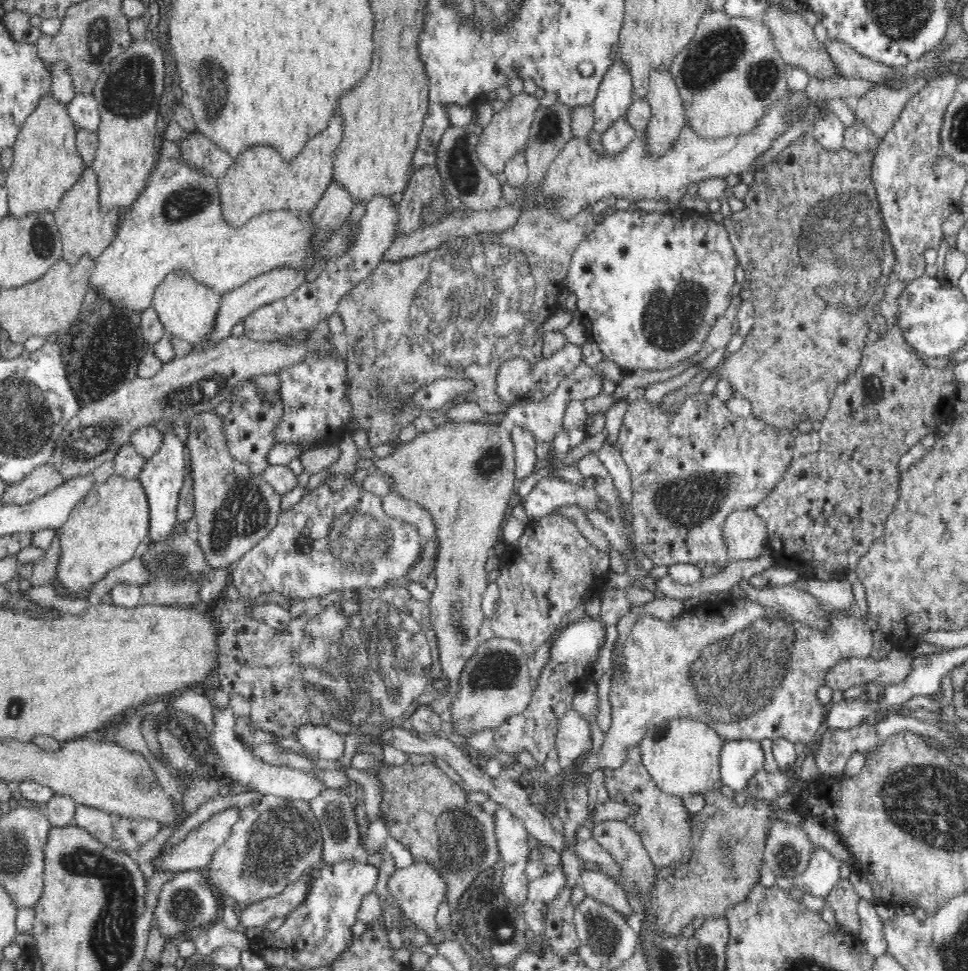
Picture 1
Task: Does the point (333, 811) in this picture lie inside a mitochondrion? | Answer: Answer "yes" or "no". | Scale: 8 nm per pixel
yes

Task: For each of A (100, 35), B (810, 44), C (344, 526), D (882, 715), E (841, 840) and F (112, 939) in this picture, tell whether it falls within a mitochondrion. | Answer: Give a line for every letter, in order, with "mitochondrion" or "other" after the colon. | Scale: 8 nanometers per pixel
A: mitochondrion
B: other
C: mitochondrion
D: other
E: other
F: mitochondrion

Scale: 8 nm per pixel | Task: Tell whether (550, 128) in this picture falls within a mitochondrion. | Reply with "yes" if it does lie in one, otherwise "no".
yes

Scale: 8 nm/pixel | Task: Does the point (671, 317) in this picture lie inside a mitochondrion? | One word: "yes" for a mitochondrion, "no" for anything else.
yes

